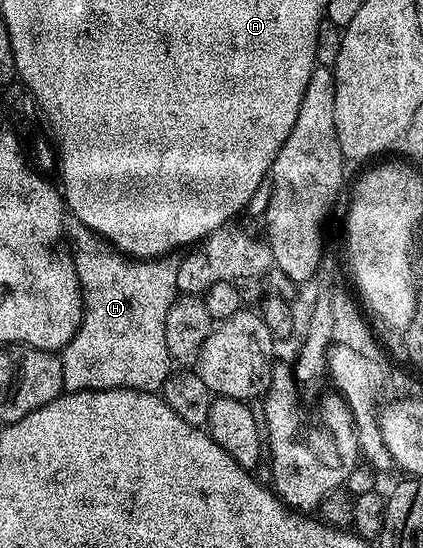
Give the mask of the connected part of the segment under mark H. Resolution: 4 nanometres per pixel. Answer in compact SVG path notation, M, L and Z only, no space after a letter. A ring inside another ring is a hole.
M73 222L66 223L66 235L71 244L74 242L78 246L73 257L82 287L82 323L69 345L60 352L63 388L67 392L107 391L117 387L161 392L162 384L172 373L168 344L164 341L164 317L168 317L168 309L179 296L176 285L179 256L171 253L156 259L135 259L111 247L85 222Z

